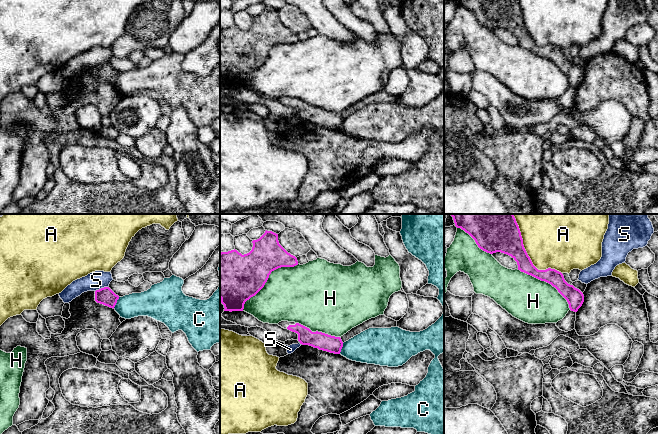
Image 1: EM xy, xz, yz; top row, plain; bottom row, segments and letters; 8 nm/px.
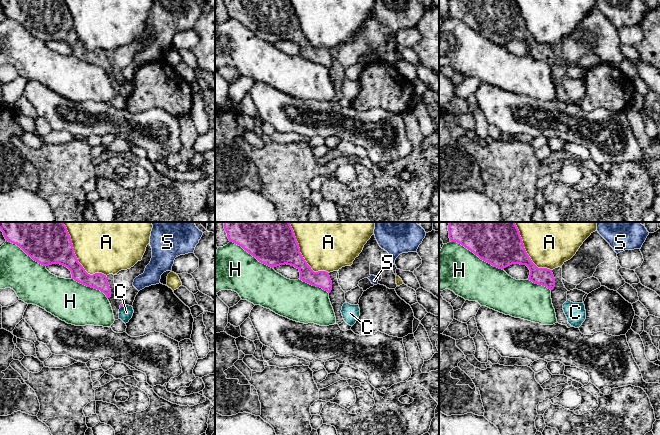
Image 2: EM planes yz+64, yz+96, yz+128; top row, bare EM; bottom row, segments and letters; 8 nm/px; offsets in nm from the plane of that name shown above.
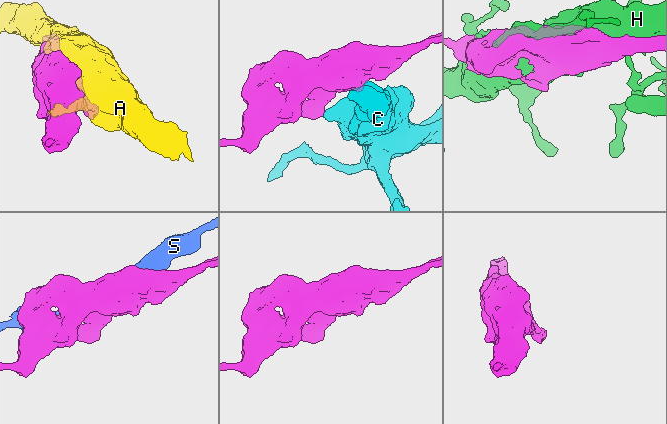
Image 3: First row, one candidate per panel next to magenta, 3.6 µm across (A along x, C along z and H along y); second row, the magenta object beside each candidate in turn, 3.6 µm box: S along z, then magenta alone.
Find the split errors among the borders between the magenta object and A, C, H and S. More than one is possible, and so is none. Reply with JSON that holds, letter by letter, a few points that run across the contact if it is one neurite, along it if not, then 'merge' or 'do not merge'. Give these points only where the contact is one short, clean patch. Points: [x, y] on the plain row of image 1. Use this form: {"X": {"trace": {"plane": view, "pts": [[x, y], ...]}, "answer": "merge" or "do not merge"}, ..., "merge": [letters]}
{"A": {"answer": "do not merge"}, "C": {"trace": {"plane": "xy", "pts": [[119, 73], [113, 84]]}, "answer": "do not merge"}, "H": {"answer": "do not merge"}, "S": {"trace": {"plane": "xy", "pts": [[107, 62], [95, 67]]}, "answer": "do not merge"}, "merge": []}

